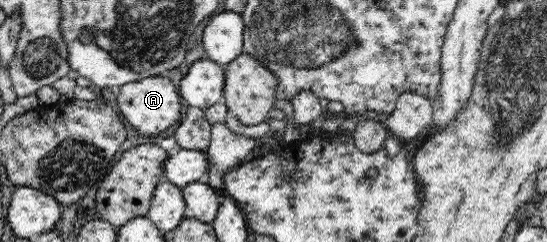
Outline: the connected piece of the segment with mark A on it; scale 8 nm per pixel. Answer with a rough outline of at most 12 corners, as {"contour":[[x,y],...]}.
{"contour":[[166,74],[110,94],[146,136],[181,118],[182,96]]}

